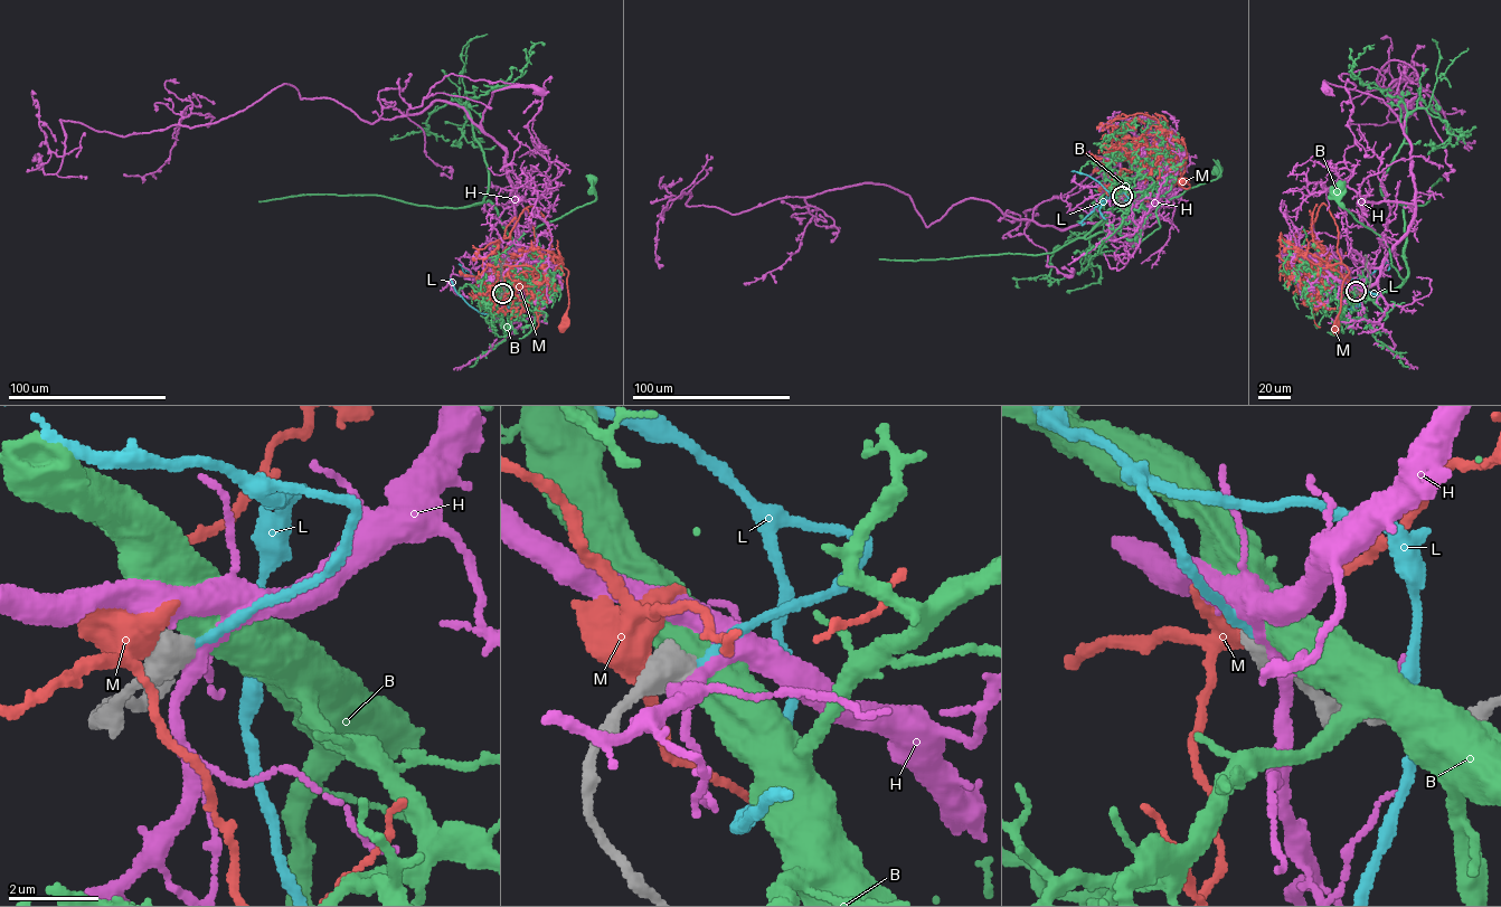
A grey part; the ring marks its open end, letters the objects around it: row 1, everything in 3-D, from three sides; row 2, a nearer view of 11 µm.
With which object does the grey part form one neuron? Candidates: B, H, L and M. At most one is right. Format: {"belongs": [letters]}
{"belongs": ["L"]}

